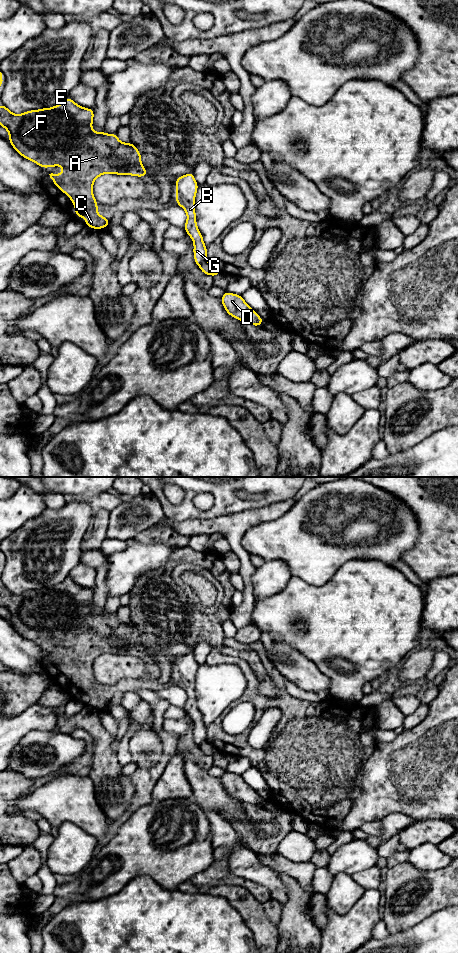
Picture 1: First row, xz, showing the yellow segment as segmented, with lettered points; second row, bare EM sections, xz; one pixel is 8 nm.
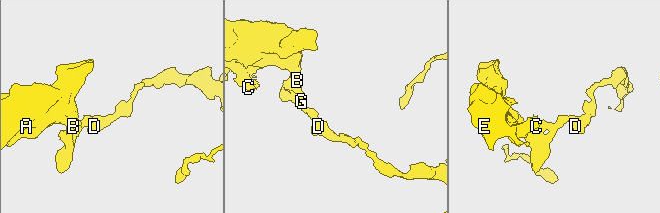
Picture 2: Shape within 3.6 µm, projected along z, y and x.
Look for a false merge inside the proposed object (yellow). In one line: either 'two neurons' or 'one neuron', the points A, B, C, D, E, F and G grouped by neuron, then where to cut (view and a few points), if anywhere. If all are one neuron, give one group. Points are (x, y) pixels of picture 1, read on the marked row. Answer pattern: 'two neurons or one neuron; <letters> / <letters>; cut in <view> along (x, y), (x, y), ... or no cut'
two neurons; A B C E F G / D; cut in xz along (206, 259), (199, 265)

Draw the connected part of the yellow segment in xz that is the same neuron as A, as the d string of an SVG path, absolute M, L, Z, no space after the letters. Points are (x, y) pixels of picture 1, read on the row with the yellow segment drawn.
M67 97L51 108L29 110L13 114L5 105L0 106L0 126L9 133L9 143L23 158L31 160L41 168L62 166L63 173L49 174L53 184L68 195L78 218L85 219L85 225L103 229L110 225L107 217L98 215L98 204L93 195L93 183L103 174L148 175L141 163L138 148L128 142L122 143L116 133L95 132L92 129L95 109L84 108Z

